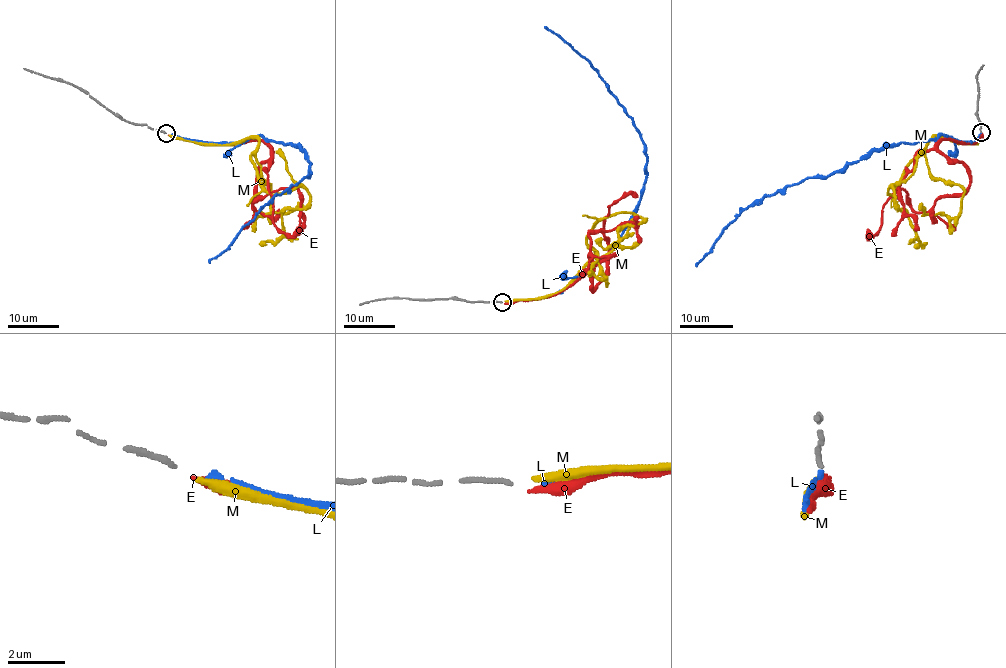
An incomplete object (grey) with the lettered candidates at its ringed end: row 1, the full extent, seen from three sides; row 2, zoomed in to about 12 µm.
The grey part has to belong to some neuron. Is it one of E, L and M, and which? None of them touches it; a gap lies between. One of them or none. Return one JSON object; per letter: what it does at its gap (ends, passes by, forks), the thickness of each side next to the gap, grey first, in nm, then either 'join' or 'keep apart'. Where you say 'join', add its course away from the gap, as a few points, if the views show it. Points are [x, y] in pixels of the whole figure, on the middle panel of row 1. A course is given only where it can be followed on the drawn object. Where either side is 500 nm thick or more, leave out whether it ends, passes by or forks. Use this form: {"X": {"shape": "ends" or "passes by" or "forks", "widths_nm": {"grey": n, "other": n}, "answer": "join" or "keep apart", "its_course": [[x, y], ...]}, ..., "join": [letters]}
{"E": {"shape": "ends", "widths_nm": {"grey": 160, "other": 280}, "answer": "keep apart"}, "L": {"shape": "ends", "widths_nm": {"grey": 160, "other": 180}, "answer": "join", "its_course": [[506, 302], [556, 294], [596, 265], [620, 237], [646, 180], [645, 143], [633, 120], [578, 52], [545, 27]]}, "M": {"shape": "ends", "widths_nm": {"grey": 160, "other": 280}, "answer": "keep apart"}, "join": ["L"]}

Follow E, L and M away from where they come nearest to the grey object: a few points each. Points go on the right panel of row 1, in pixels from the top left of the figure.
E: (982, 134), (938, 149), (965, 166), (970, 186), (961, 194), (916, 212), (898, 190), (904, 217), (892, 236)
L: (981, 134), (973, 142), (942, 134), (889, 145), (826, 176), (765, 195), (722, 231), (696, 266)
M: (981, 134), (970, 143), (934, 137), (906, 167), (892, 195), (888, 190), (925, 244), (914, 247)

